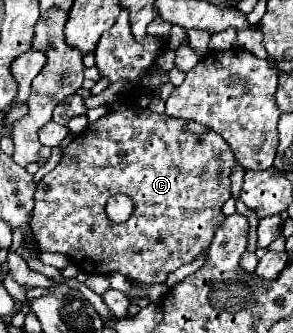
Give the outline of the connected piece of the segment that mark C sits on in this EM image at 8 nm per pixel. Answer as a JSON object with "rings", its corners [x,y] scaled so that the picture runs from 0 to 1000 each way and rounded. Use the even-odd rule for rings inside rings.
{"rings":[[[444,327],[369,333],[328,369],[300,375],[287,399],[212,447],[205,489],[137,544],[116,580],[116,652],[102,676],[137,754],[225,766],[300,826],[410,820],[437,844],[485,856],[560,850],[573,820],[655,790],[717,736],[737,682],[765,664],[758,616],[785,598],[785,520],[805,483],[758,405],[730,393],[662,405],[628,375],[621,357],[505,327],[471,345]],[[396,580],[423,580],[457,604],[451,652],[410,676],[382,670],[355,640],[362,598]]]}

